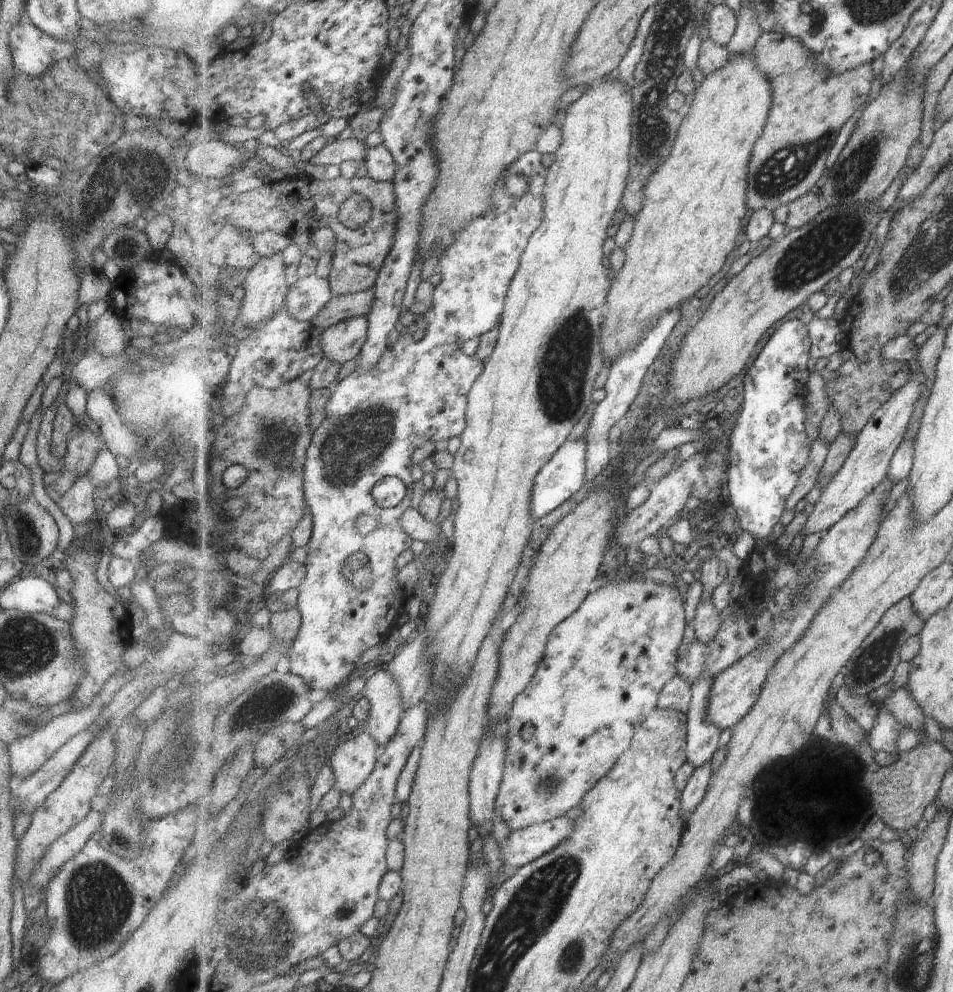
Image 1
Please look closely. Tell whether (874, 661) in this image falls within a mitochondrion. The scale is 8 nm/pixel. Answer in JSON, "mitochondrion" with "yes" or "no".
{"mitochondrion":"yes"}

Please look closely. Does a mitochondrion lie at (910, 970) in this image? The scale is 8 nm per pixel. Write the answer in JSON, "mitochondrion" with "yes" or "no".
{"mitochondrion":"yes"}

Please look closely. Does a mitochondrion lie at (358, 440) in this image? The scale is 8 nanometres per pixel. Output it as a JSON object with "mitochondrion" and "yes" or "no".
{"mitochondrion":"yes"}

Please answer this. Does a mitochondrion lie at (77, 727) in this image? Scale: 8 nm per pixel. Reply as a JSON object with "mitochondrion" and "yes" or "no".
{"mitochondrion":"no"}

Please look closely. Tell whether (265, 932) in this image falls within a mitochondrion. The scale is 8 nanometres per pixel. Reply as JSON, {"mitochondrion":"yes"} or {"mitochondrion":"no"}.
{"mitochondrion":"yes"}

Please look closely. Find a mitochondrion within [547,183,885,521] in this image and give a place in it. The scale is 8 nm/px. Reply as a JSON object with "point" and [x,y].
{"point":[811,255]}

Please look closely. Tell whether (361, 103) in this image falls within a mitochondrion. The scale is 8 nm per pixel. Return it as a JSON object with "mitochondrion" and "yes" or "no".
{"mitochondrion":"no"}

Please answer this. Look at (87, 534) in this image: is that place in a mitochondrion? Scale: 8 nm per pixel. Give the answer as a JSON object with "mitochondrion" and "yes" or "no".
{"mitochondrion":"no"}

